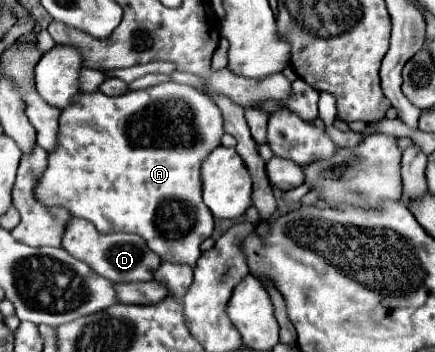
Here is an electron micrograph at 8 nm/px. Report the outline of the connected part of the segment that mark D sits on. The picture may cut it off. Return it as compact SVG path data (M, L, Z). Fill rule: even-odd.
M71 217L65 235L63 235L63 247L75 255L77 259L89 263L93 271L97 271L101 277L123 283L123 281L153 281L153 273L161 265L159 255L155 255L143 237L137 237L135 233L97 233L97 229L79 217Z

